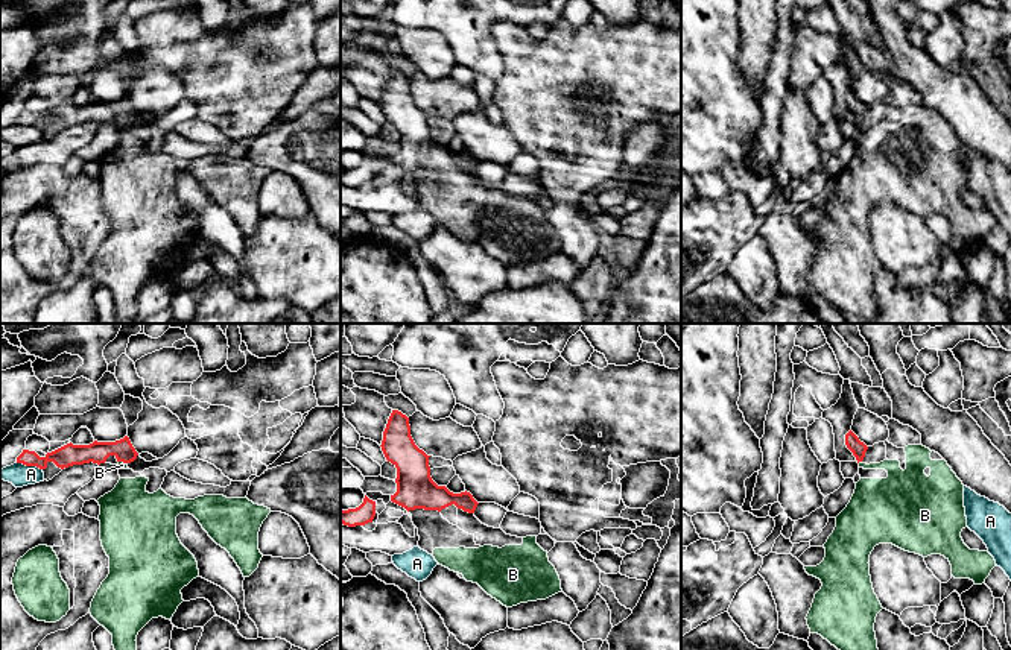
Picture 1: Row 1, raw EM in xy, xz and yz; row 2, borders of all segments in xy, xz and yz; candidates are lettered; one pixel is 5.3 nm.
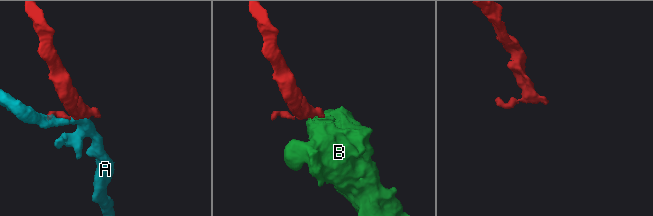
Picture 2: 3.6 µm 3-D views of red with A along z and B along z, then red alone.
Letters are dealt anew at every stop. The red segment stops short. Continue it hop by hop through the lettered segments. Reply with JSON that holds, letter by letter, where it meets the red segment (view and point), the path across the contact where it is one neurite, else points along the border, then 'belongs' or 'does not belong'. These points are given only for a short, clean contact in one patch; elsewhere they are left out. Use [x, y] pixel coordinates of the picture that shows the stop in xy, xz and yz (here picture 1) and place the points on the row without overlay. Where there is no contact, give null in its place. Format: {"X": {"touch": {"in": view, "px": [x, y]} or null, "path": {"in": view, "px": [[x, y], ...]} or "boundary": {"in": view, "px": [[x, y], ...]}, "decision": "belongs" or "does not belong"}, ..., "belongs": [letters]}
{"A": {"touch": {"in": "xy", "px": [29, 125]}, "decision": "does not belong"}, "B": {"touch": {"in": "xy", "px": [122, 120]}, "path": {"in": "xy", "px": [[98, 113], [114, 111], [122, 120], [122, 125]]}, "decision": "belongs"}, "belongs": ["B"]}

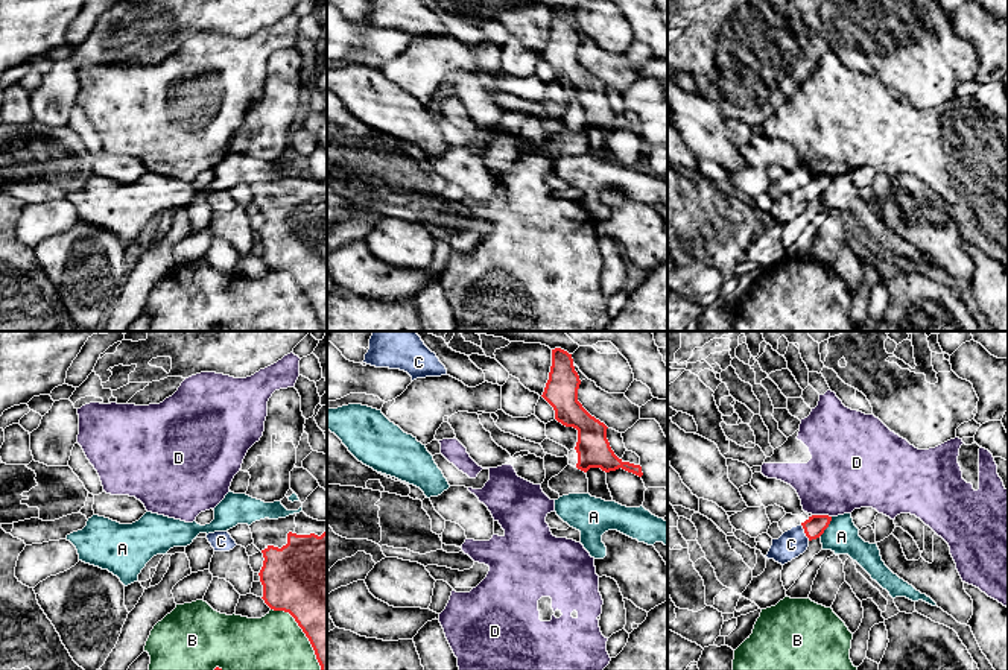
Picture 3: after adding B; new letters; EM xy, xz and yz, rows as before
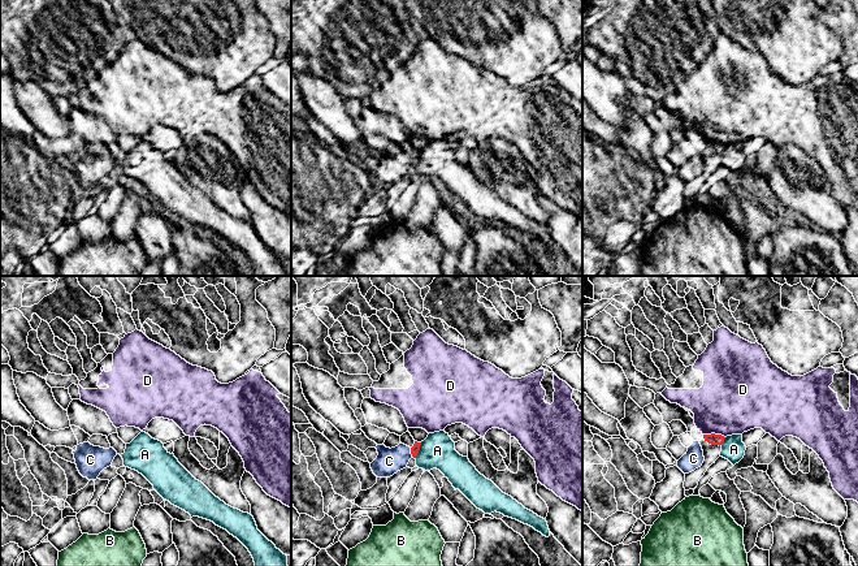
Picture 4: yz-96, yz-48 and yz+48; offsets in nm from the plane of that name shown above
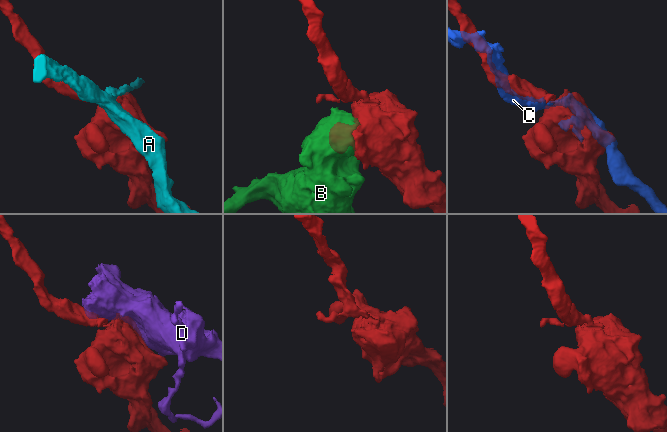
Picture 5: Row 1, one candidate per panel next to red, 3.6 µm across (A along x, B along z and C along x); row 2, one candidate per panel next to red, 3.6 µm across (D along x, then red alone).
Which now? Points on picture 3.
{"A": {"touch": {"in": "yz", "px": [827, 186]}, "decision": "does not belong"}, "B": {"touch": {"in": "xy", "px": [304, 292]}, "decision": "does not belong"}, "C": {"touch": {"in": "yz", "px": [805, 192]}, "decision": "does not belong"}, "D": {"touch": {"in": "yz", "px": [821, 175]}, "decision": "does not belong"}, "belongs": []}

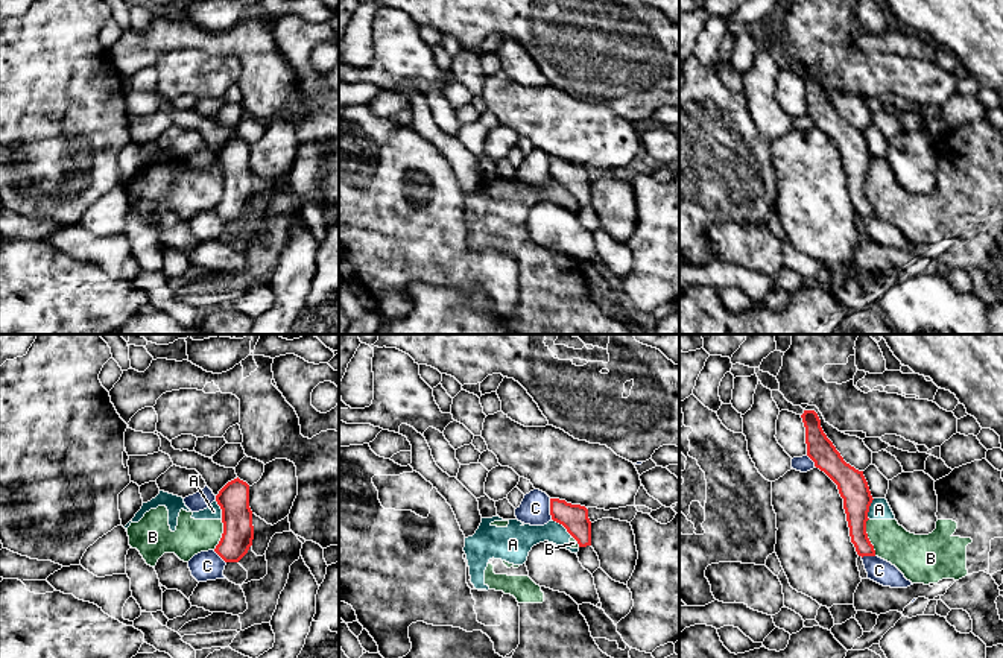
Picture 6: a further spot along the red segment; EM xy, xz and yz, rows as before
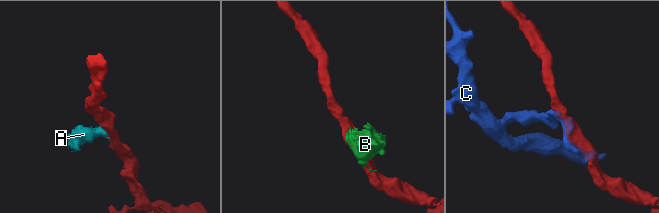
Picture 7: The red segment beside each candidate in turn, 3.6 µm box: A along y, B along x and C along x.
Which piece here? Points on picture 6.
{"A": {"touch": {"in": "xz", "px": [563, 184]}, "boundary": {"in": "xz", "px": [[552, 178], [572, 195]]}, "decision": "does not belong"}, "B": {"touch": {"in": "yz", "px": [866, 196]}, "decision": "does not belong"}, "C": {"touch": {"in": "xz", "px": [550, 169]}, "decision": "does not belong"}, "belongs": []}

